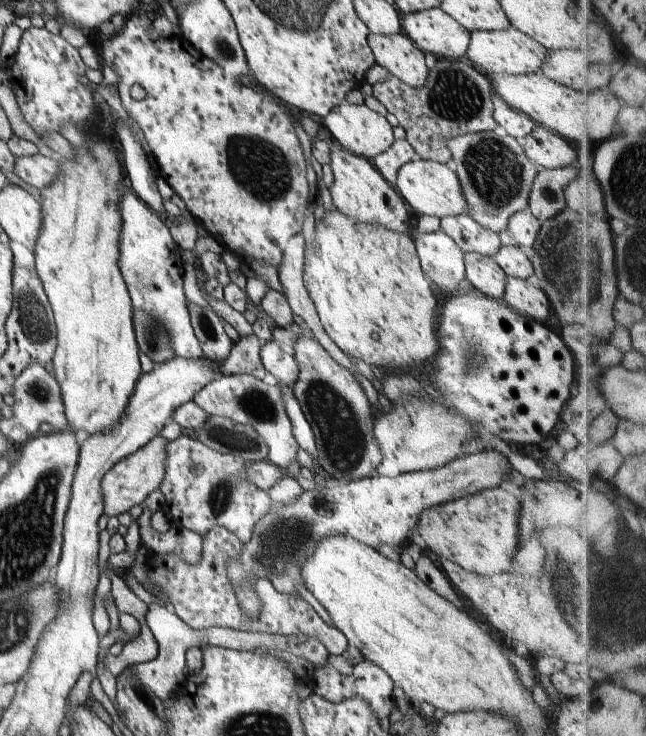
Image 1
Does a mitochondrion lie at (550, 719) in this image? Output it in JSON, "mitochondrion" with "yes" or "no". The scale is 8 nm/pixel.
{"mitochondrion":"no"}

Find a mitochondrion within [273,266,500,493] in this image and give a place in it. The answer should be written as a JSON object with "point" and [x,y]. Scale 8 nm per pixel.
{"point":[341,440]}

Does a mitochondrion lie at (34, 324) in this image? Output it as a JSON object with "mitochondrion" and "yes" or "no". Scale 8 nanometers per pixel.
{"mitochondrion":"yes"}

